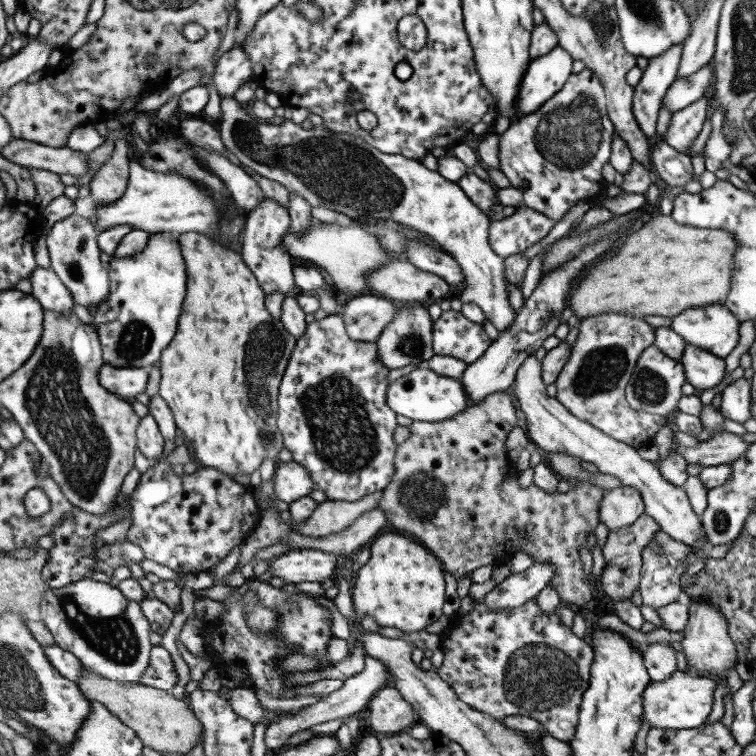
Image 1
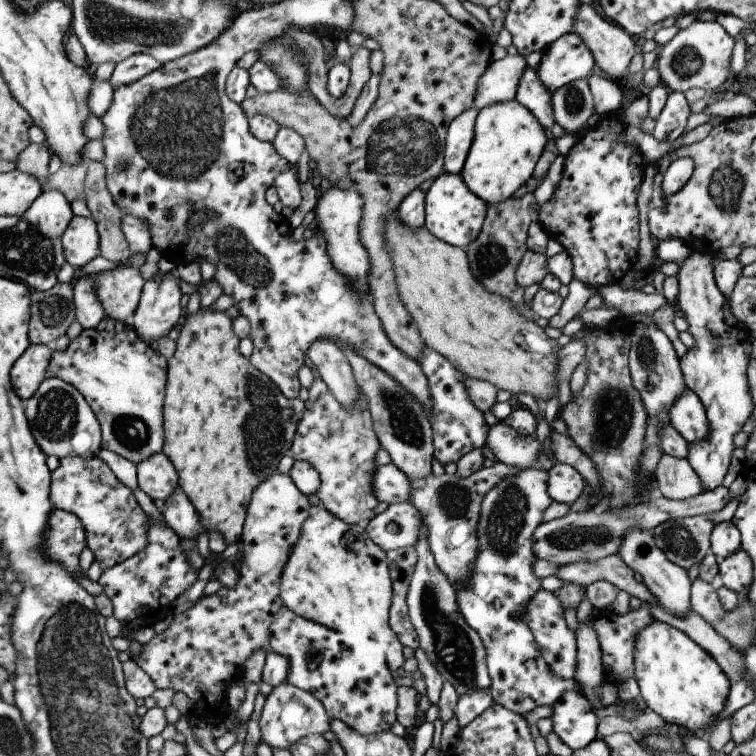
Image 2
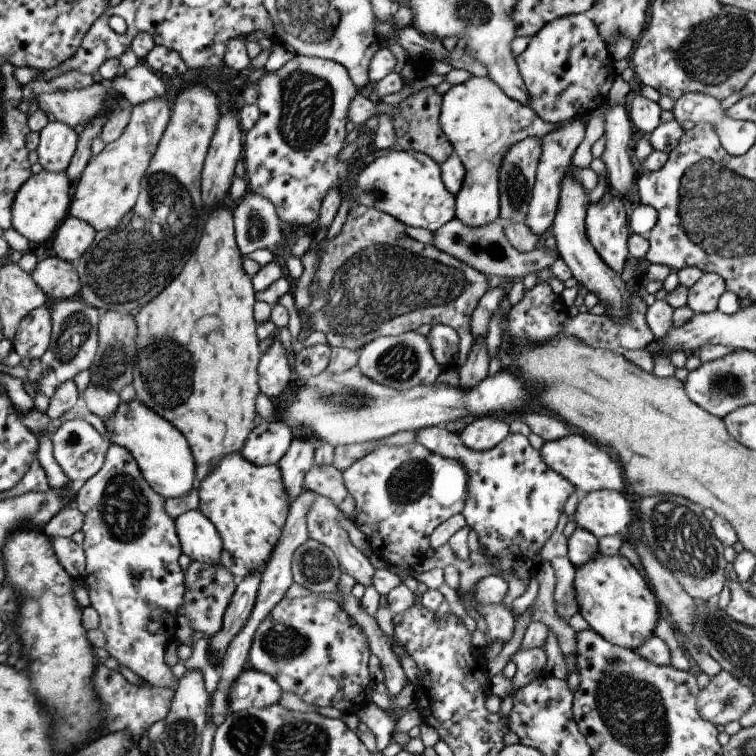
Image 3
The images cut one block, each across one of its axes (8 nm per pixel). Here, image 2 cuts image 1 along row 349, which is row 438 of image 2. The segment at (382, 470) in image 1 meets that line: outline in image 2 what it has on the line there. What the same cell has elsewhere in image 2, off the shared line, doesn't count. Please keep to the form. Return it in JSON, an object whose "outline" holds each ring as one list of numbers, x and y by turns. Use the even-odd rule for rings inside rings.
{"outline":[[317,377,308,388,309,398,288,452,294,460,306,461,318,471,320,488,317,496,328,512,346,524,368,522,376,516,374,510,380,504,374,496,372,480,378,468,376,452,381,448,372,428,368,398,358,390,360,398,354,408,342,408,322,378]]}

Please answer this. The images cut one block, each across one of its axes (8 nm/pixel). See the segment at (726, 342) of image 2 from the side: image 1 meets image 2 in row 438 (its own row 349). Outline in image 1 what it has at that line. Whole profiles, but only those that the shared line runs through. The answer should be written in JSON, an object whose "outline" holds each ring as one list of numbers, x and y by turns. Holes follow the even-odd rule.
{"outline":[[724,303,688,308,671,317,671,329,693,344,725,359,738,344,740,322]]}

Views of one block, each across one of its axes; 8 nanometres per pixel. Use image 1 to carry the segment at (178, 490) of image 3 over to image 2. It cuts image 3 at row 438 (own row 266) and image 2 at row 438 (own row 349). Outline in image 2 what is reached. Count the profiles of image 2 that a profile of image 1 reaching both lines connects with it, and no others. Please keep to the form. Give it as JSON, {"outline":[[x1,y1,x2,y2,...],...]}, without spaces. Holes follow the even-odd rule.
{"outline":[[105,315,96,328,82,330,64,350,53,350,46,374,48,378,56,377,73,384,86,399,101,426,101,448,111,450,136,465,156,452,163,452,167,366,167,359,151,345,142,342,131,325]]}

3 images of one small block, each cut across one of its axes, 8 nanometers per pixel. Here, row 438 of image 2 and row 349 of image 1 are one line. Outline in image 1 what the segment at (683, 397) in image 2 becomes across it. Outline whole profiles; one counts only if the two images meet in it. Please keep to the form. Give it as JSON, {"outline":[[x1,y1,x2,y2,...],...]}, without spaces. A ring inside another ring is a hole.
{"outline":[[693,344,685,346,682,364,687,381,698,392,718,386,726,374,726,363,723,358]]}

